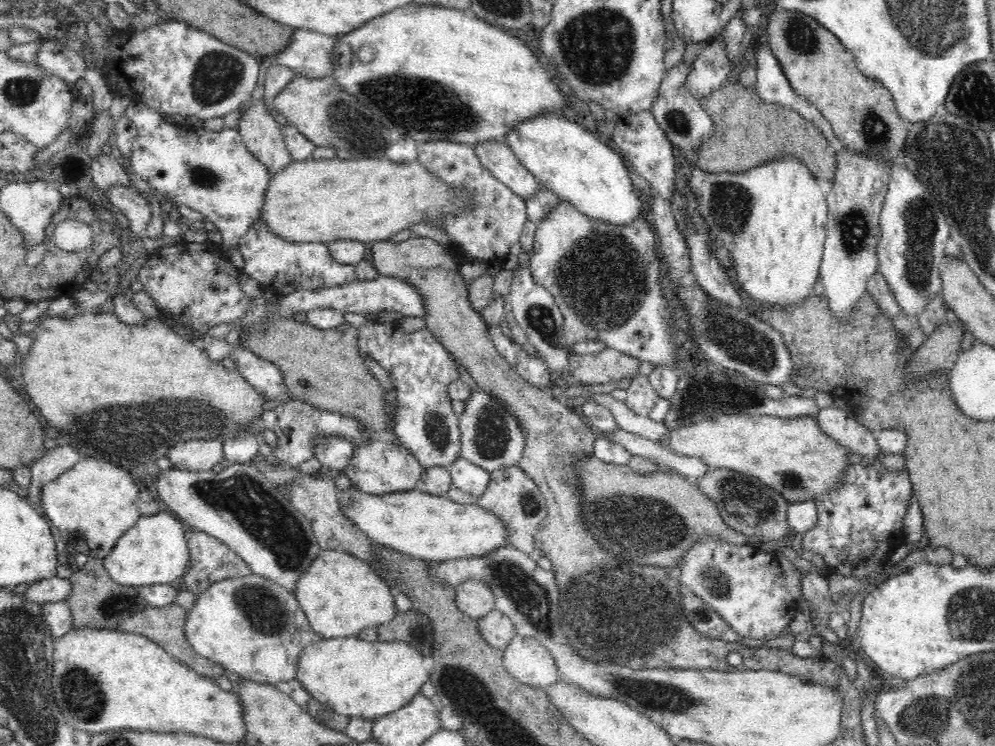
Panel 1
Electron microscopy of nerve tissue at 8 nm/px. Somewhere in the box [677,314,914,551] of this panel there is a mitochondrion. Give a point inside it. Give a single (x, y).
(747, 501)

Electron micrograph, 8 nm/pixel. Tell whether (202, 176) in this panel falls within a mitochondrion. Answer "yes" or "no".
yes

